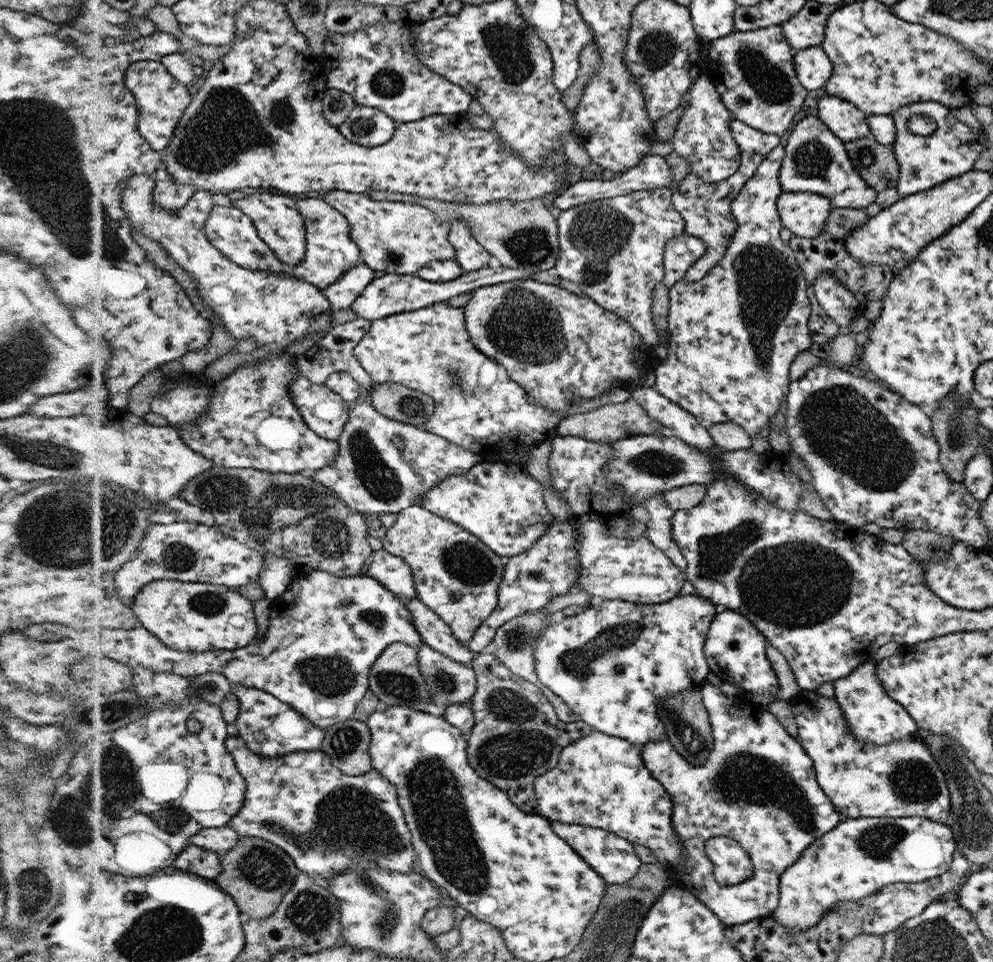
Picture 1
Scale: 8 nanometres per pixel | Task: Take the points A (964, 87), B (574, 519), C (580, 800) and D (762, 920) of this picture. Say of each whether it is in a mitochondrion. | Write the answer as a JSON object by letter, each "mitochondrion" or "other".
{"A":"other","B":"other","C":"other","D":"other"}

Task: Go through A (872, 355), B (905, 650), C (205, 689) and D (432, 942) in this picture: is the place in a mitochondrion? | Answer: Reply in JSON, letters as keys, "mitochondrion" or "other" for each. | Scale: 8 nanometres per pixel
{"A":"other","B":"other","C":"mitochondrion","D":"other"}

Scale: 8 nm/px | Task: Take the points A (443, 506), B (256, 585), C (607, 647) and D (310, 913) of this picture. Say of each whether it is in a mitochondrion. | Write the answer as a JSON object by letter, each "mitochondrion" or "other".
{"A":"other","B":"other","C":"mitochondrion","D":"mitochondrion"}

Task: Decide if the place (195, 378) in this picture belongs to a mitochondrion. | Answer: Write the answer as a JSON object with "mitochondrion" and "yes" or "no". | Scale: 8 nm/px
{"mitochondrion":"no"}

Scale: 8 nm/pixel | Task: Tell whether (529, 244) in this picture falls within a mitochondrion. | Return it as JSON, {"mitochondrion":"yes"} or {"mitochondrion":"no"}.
{"mitochondrion":"yes"}

